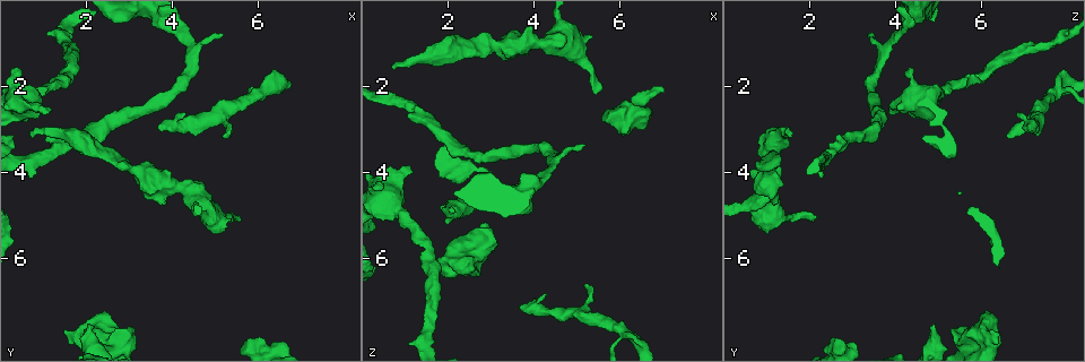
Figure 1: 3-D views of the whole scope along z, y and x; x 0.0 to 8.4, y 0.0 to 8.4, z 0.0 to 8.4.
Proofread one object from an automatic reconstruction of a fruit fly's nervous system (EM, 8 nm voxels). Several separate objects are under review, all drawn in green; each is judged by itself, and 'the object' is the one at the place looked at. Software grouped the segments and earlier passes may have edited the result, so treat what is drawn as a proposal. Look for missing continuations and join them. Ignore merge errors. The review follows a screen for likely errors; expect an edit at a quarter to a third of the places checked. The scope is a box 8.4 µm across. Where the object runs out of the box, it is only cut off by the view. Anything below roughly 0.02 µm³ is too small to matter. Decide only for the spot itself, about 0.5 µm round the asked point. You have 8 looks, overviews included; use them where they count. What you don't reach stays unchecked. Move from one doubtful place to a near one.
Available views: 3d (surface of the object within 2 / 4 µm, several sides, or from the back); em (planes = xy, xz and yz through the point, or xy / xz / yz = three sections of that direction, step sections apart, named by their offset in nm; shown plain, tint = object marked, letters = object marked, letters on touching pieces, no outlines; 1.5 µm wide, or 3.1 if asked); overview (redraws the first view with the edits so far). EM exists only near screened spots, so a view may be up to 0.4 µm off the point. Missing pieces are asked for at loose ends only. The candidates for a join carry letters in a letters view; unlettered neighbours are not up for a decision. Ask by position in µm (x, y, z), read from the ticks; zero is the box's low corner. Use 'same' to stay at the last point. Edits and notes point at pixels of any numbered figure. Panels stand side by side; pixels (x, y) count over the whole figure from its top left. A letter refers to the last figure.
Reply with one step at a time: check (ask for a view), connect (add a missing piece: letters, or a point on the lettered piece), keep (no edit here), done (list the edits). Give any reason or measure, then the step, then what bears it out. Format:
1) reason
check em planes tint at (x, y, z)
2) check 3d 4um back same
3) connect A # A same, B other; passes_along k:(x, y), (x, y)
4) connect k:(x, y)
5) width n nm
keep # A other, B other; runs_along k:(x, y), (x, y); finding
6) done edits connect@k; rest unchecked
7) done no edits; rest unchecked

an open end
check 3d 4um at (1.50, 7.65, 6.30)

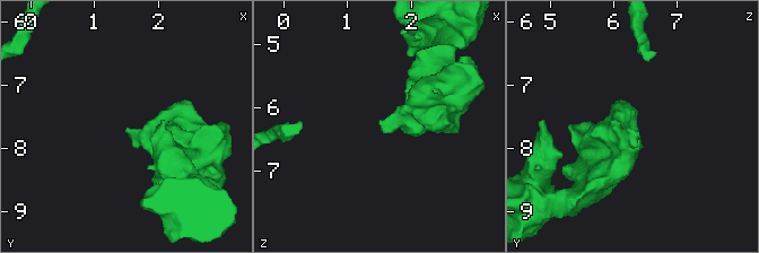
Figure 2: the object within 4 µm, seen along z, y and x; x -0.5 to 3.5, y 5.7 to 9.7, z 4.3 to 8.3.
check em yz step 8 letters at (1.55, 7.65, 6.25)

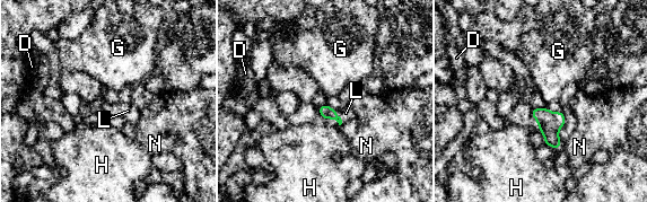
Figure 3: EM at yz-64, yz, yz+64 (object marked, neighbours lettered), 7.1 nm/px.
connect L # D other, G other, H other, L same, N other; passes_along 3:(325, 111), (340, 117), (346, 113); the cell continues

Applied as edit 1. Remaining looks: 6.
branch stops here
check 3d 4um at (0.75, 3.15, 1.50)

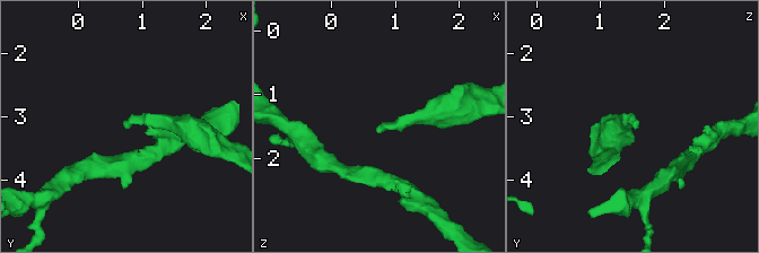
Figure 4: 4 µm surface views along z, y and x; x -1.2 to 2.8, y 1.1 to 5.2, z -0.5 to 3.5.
need the tissue
check em xy step 8 letters at (0.75, 3.10, 1.50)

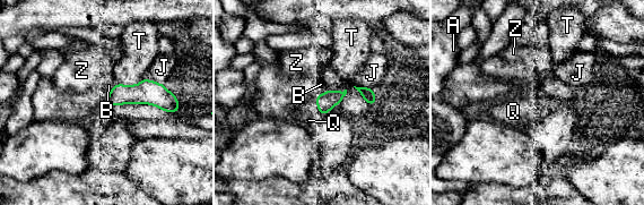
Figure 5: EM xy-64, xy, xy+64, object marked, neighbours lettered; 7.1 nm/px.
another direction
check em planes letters same

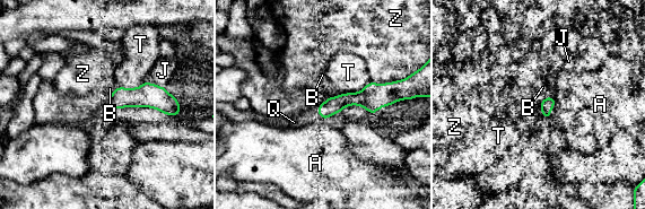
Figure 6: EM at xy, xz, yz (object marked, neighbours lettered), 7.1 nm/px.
longest_contact T 240 nm
connect Q # A other, B other, J other, Q same, T other, Z other; the cell continues

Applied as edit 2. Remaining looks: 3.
redraw
check overview

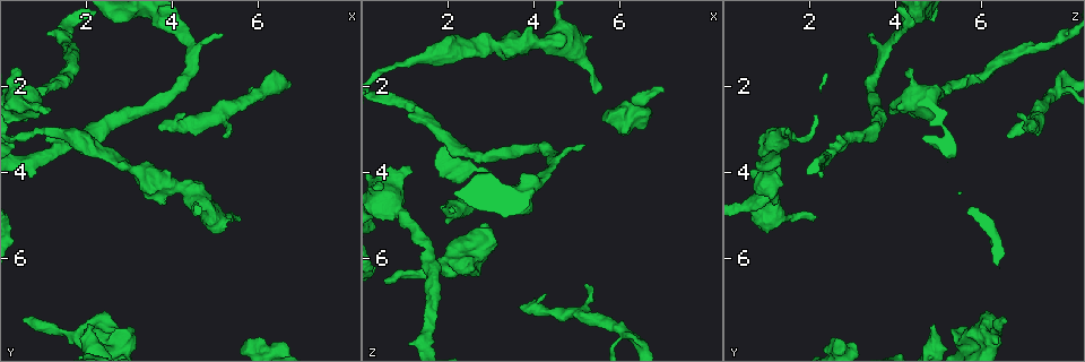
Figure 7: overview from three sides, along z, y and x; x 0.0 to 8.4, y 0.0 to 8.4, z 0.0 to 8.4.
an open end
check 3d 2um at (5.60, 5.15, 2.05)

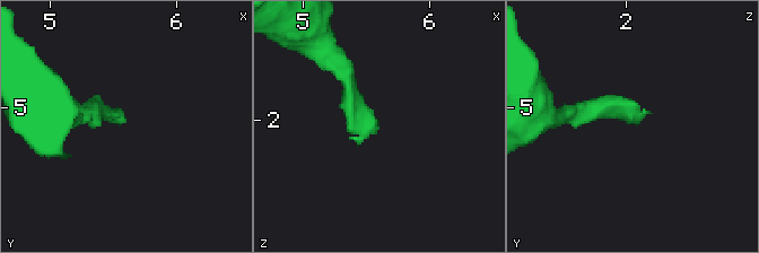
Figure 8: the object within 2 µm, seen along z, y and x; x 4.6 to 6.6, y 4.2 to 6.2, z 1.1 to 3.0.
shape alone is not enough
check em planes letters at (5.58, 5.10, 2.08)

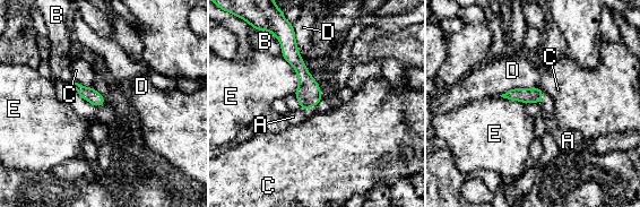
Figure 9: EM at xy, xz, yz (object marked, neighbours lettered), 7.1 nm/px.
width 100 nm
connect A # A same, B other, C other, D other, E other; passes_along 9:(308, 93), (308, 109), (293, 117); it goes on there

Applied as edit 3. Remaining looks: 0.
done edits connect@3, connect@6, connect@9; rest unchecked

